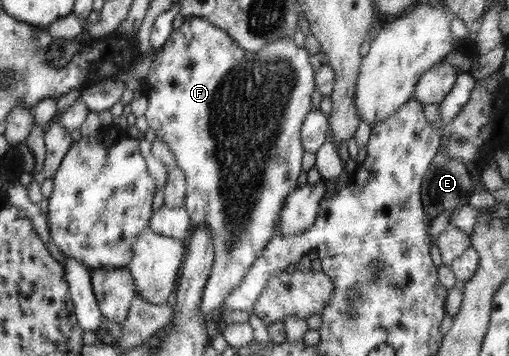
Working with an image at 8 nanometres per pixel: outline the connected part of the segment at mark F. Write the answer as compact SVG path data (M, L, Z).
M189 16L183 24L174 30L165 42L155 53L152 59L148 76L144 79L143 92L148 98L148 107L143 115L149 129L156 132L156 138L166 141L172 149L174 156L178 159L178 168L185 173L188 181L188 193L185 195L184 207L188 211L191 223L196 226L206 226L213 234L213 242L216 244L216 257L212 268L209 282L206 283L204 295L202 297L202 315L208 315L210 311L224 307L225 299L245 281L246 275L252 269L256 259L260 257L261 251L265 249L269 241L276 235L278 223L280 223L281 213L289 196L298 190L296 179L302 173L302 155L305 147L301 141L301 129L306 117L311 113L312 93L314 93L314 63L306 48L297 47L292 37L283 37L274 43L265 45L260 51L246 51L237 45L237 42L215 24L201 17Z

